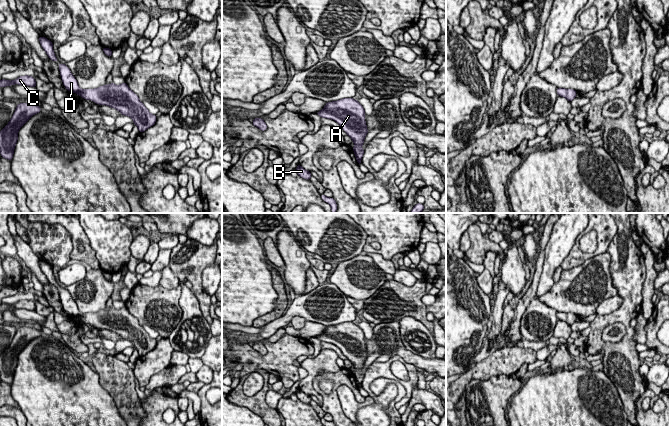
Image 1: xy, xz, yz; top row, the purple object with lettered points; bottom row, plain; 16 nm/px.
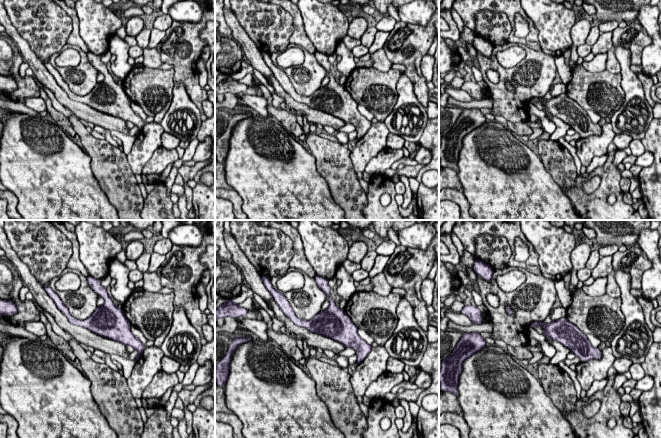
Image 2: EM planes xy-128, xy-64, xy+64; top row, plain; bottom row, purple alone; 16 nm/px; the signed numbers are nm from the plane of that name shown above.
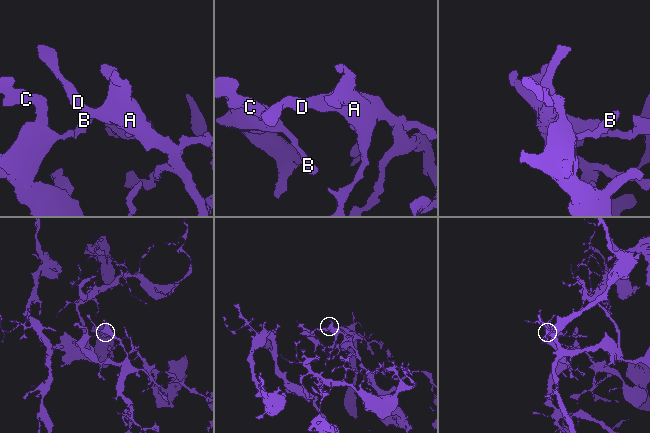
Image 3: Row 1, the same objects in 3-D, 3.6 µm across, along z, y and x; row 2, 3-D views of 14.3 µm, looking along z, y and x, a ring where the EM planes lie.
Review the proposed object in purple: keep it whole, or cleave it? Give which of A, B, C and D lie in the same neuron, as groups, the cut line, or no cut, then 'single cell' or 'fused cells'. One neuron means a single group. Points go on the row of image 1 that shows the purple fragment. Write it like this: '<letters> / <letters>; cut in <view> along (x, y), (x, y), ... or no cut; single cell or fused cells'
A B C D; no cut; single cell

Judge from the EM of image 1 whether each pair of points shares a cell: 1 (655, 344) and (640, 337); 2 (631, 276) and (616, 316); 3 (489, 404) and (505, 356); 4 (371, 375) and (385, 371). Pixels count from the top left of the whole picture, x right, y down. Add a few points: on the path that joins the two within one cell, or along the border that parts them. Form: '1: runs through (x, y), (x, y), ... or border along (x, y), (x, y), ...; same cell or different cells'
1: border along (647, 320), (645, 326), (646, 341), (644, 343); different cells
2: runs through (631, 286), (631, 302), (626, 307); same cell
3: border along (510, 375), (492, 375), (487, 379), (476, 380); different cells
4: runs through (374, 372), (382, 371); same cell

